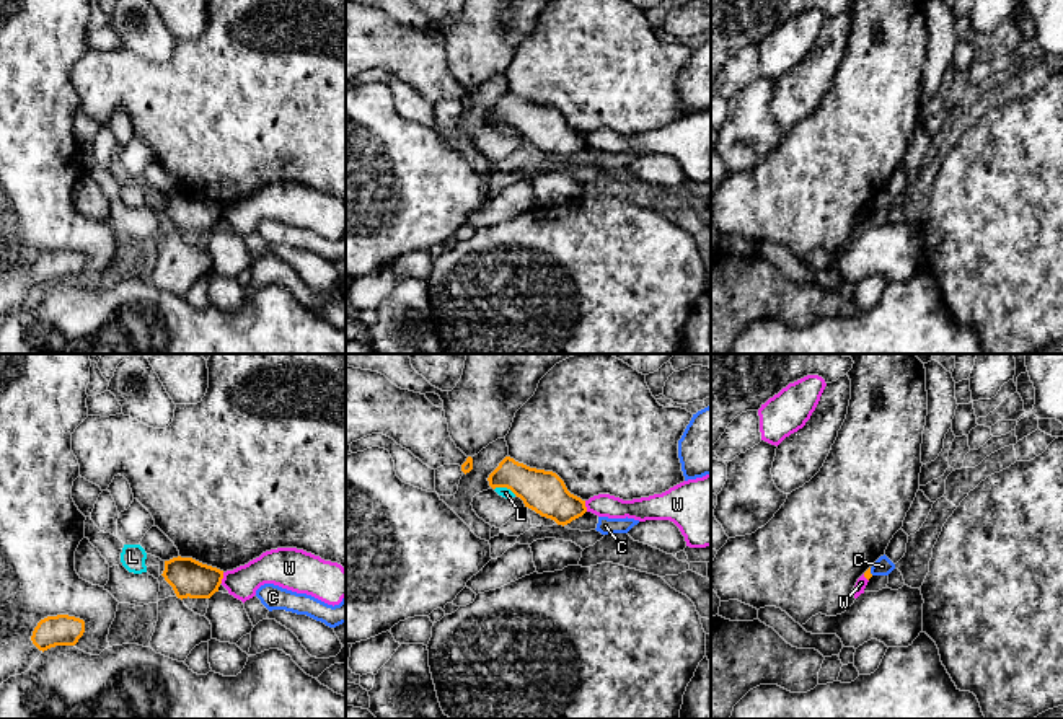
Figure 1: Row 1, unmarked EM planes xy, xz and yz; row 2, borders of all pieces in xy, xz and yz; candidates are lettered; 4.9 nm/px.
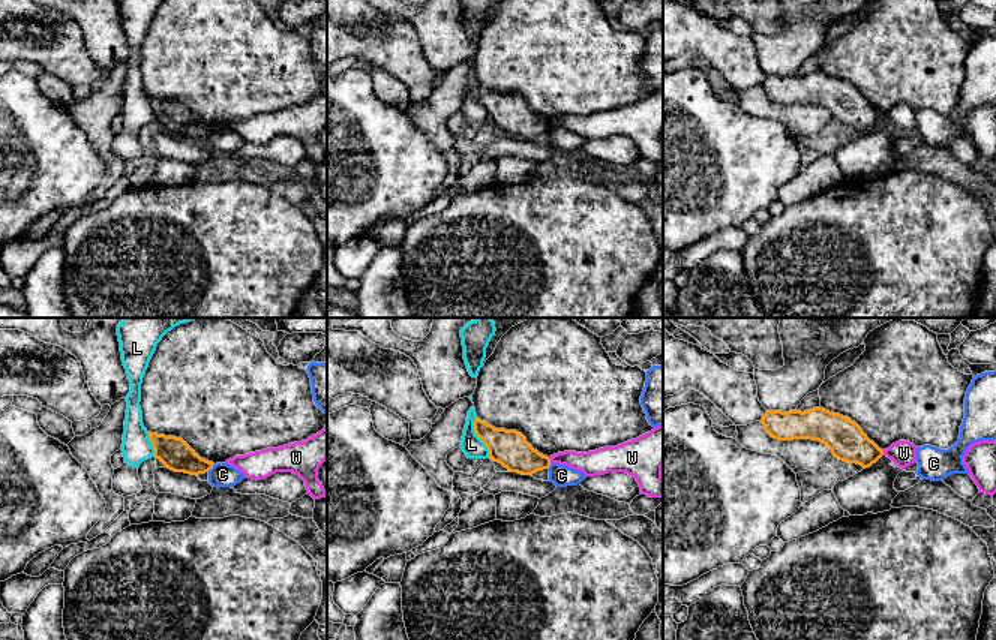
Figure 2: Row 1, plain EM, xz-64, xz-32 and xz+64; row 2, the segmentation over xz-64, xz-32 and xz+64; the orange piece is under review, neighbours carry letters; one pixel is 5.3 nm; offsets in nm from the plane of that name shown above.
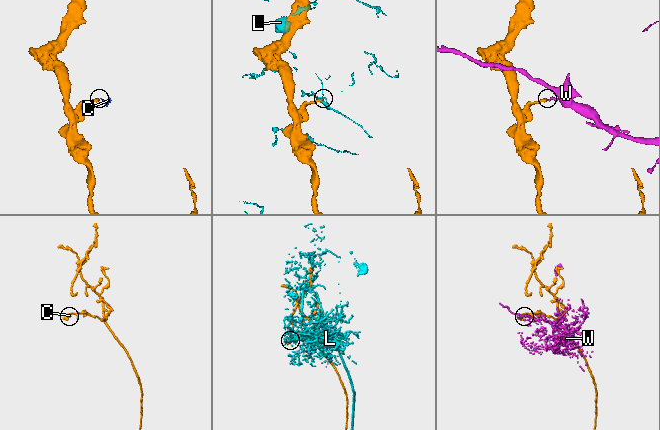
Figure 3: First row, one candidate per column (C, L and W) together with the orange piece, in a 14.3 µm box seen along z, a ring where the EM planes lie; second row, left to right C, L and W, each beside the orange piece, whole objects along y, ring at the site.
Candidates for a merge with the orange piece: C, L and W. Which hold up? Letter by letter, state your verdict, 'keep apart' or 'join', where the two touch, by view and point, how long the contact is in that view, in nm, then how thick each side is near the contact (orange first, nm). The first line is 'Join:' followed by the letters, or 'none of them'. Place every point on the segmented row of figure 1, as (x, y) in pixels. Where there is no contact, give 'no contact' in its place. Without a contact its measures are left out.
Join: none of them
C: keep apart; contact yz (869, 571); length 40 nm; calibres 40 and 90 nm
L: keep apart; contact xz (506, 486); length 120 nm; calibres 200 and 50 nm
W: keep apart; contact xy (222, 577); length 60 nm; calibres 190 and 160 nm

